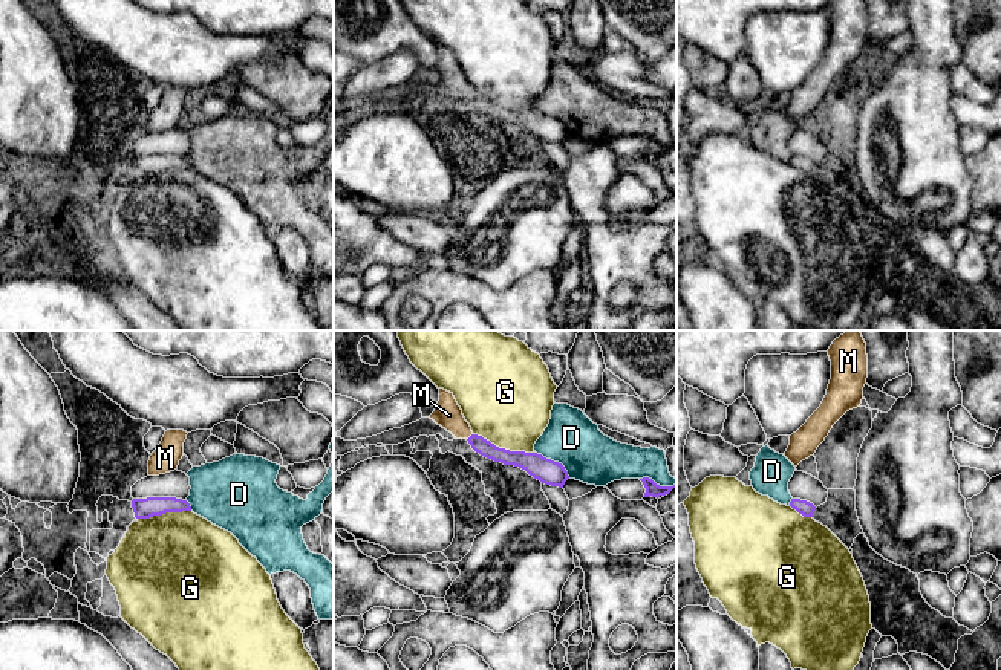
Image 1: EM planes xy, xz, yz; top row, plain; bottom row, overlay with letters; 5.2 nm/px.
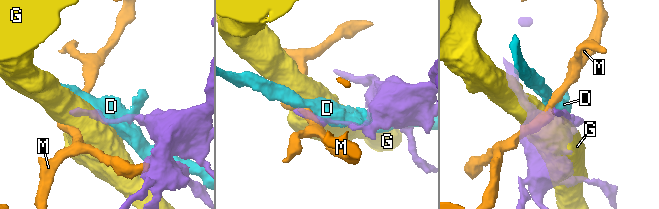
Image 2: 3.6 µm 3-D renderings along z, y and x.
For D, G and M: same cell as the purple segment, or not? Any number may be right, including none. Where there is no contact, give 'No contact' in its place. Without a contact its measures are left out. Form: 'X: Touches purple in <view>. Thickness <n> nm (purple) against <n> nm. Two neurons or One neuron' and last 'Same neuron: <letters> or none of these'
D: Touches purple in xz. Thickness 130 nm (purple) against 280 nm. Two neurons
G: Touches purple in xz. Thickness 130 nm (purple) against 460 nm. Two neurons
M: Touches purple in xz. Thickness 90 nm (purple) against 140 nm. Two neurons
Same neuron: none of these

